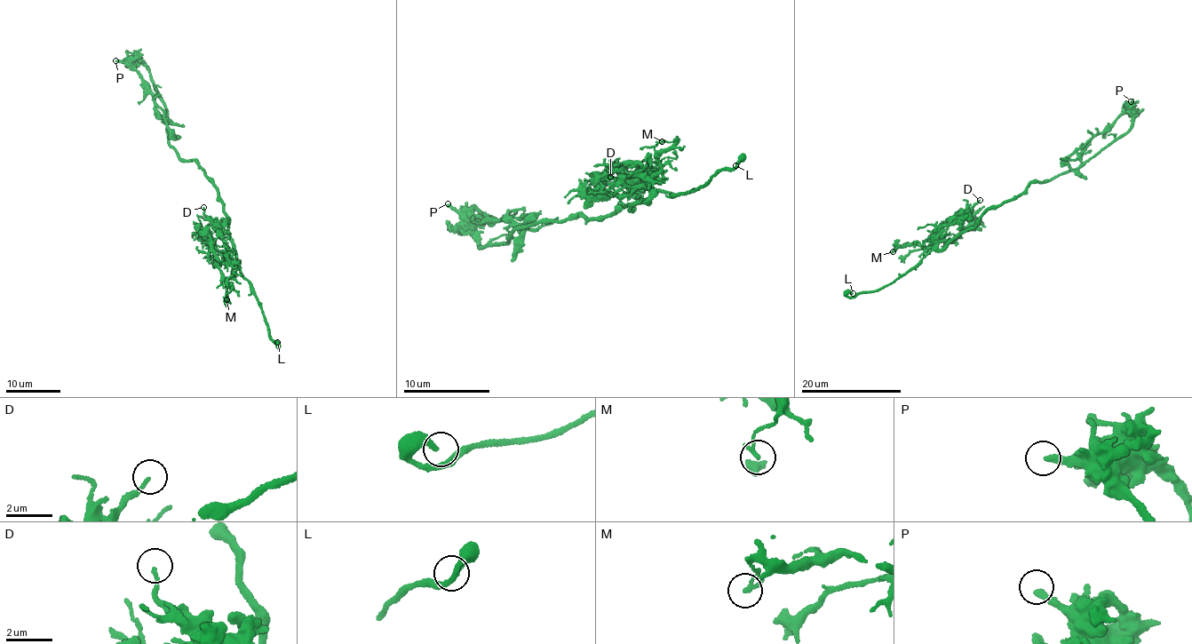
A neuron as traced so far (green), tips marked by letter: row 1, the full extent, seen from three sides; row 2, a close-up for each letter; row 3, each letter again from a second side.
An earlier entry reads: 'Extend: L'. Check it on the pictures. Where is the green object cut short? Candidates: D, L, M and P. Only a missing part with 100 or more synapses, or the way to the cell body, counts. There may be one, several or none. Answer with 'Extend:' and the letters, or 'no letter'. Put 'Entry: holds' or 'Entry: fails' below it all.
Extend: L
Entry: holds

